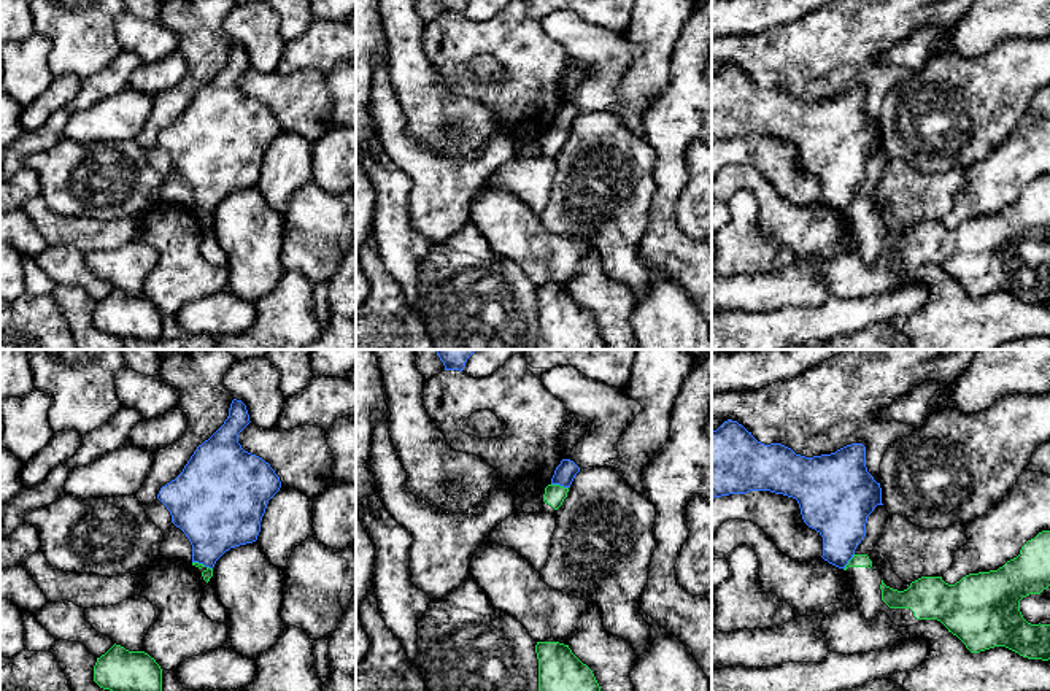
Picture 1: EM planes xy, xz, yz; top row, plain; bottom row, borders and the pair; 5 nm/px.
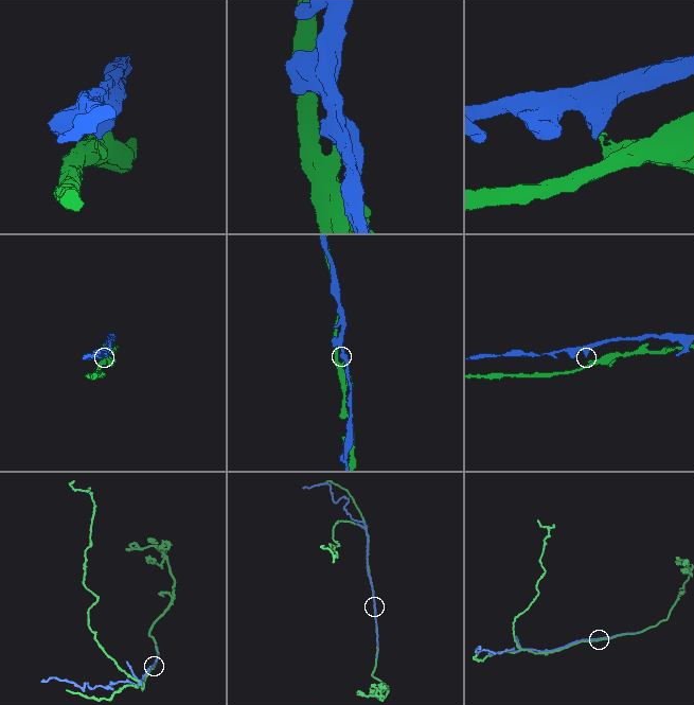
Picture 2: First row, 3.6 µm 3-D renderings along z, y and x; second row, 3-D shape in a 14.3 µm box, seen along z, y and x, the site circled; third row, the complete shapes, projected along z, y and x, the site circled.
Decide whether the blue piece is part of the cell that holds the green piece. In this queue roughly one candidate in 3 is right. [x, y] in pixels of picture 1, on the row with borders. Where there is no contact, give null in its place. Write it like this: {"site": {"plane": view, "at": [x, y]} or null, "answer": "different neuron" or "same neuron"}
{"site": {"plane": "xz", "at": [558, 485]}, "answer": "different neuron"}

